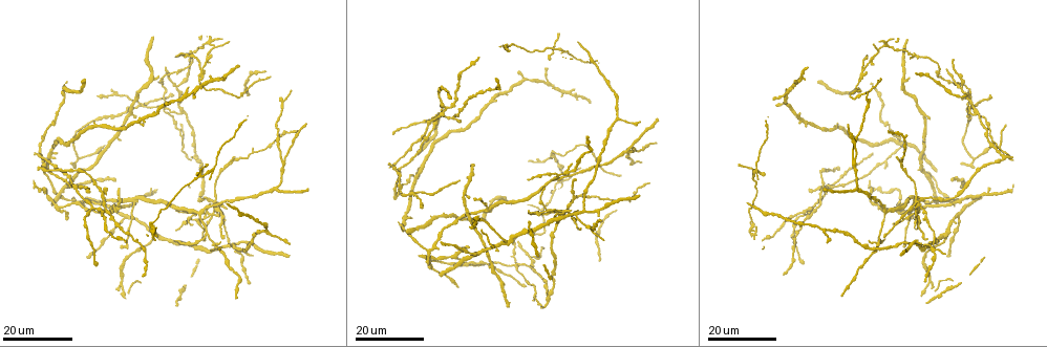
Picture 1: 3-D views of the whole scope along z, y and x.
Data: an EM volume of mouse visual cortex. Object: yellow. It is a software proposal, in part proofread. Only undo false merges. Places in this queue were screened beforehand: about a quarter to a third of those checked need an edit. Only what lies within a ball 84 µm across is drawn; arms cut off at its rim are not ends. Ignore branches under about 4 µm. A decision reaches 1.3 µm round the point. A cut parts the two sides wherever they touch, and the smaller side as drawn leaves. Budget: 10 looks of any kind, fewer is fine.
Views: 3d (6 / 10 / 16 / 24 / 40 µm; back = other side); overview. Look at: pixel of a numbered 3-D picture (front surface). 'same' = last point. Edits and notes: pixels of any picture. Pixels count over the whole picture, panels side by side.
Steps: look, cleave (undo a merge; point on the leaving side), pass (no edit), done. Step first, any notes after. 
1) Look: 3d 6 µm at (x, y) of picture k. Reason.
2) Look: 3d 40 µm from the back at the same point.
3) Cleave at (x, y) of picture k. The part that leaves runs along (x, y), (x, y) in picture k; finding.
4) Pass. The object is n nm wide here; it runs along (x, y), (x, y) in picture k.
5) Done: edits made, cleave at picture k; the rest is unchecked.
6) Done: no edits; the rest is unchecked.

Look: 3d 24 µm at (445, 109) of picture 1. Branch point.

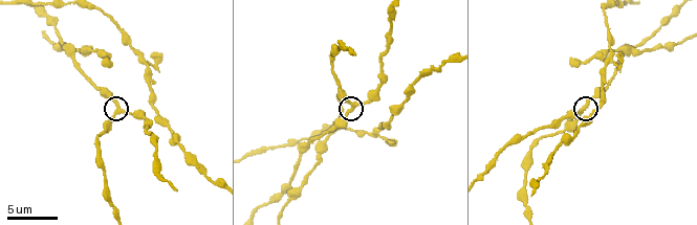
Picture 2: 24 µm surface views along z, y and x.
Look: 3d 6 µm at (120, 109) of picture 2.

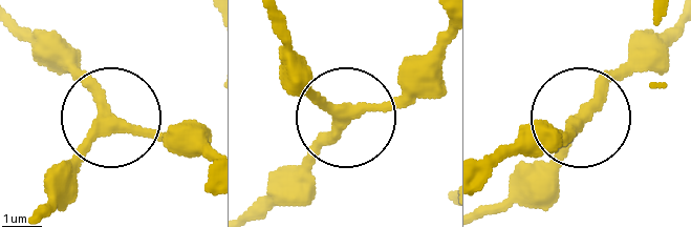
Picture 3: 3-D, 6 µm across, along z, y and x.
Pass. The side arm is 23 µm long; it runs along (246, 215), (340, 118), (280, 58) in picture 3; continuous, no second neuron.

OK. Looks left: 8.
Look: 3d 24 µm at (414, 194) of picture 1.

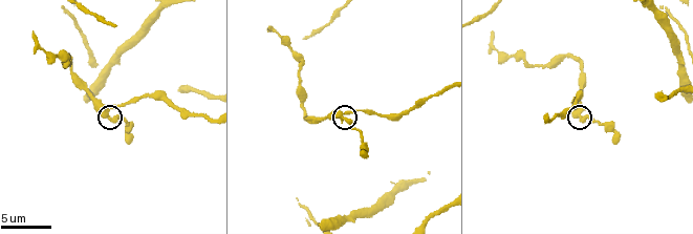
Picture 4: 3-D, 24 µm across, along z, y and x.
Look: 3d 6 µm at (344, 117) of picture 4.

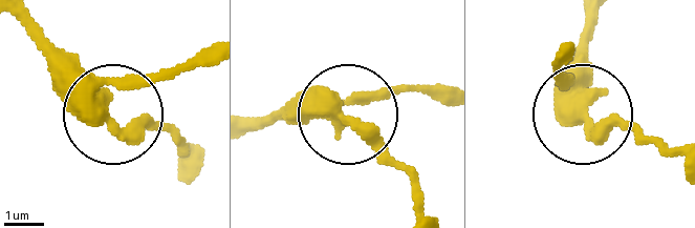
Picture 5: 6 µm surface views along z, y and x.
Pass. The side arm is 6 µm long; continuous, no second neuron.

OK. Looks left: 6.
Look: 3d 16 µm at (936, 251) of picture 1. Three arms meet.

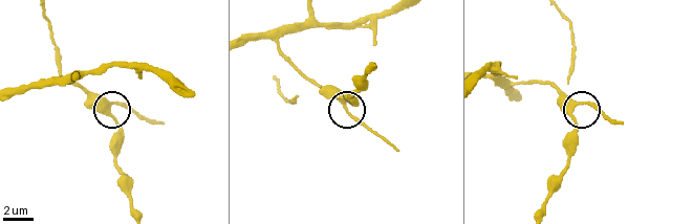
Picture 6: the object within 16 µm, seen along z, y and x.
Look: 3d 6 µm at (574, 106) of picture 6.

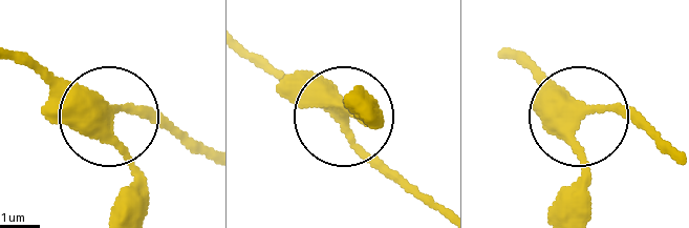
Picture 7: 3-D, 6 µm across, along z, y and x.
Pass. The object is 330 nm wide here; one neuron here.

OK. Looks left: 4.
Look: 3d 16 µm at (136, 201) of picture 1.

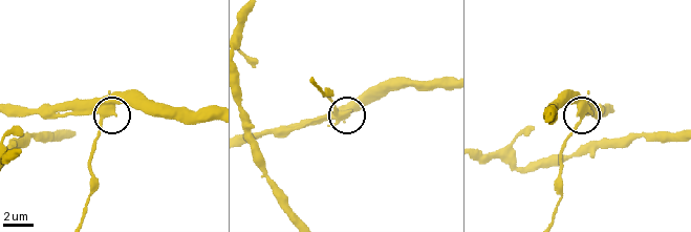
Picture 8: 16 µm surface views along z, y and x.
Look: 3d 6 µm at (335, 114) of picture 8.

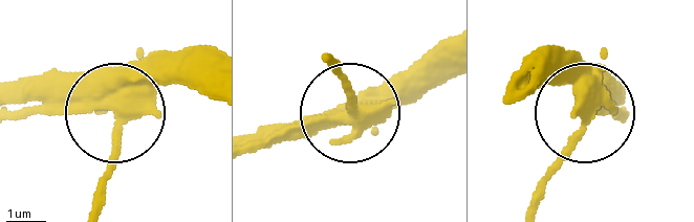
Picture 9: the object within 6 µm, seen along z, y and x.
Pass. It runs along (212, 96), (172, 80), (132, 90), (112, 120), (105, 186) in picture 9; one neuron here.

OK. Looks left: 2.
Look: 3d 24 µm at (533, 271) of picture 1. Arms part here.

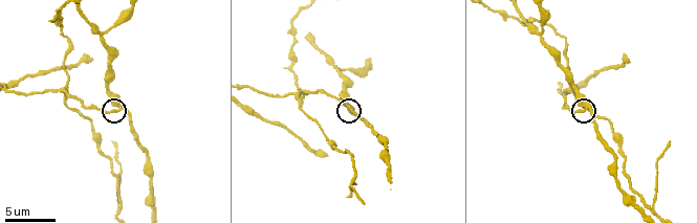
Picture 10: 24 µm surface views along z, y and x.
Look: 3d 6 µm at (584, 105) of picture 10.

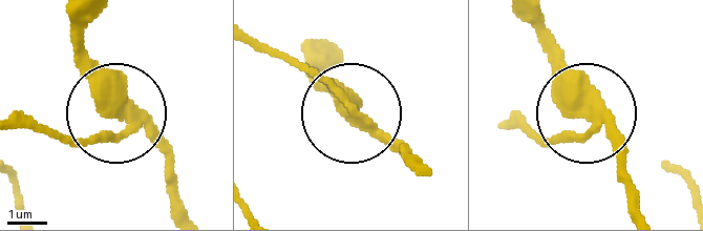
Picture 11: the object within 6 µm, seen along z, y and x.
Cleave at (91, 141) of picture 11. The object is 330 nm wide here; the part that leaves runs along (130, 123), (73, 144), (23, 123) in picture 11; two neurons meet here.

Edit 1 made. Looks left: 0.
Done: edits made, cleave at picture 11; the rest is unchecked.

